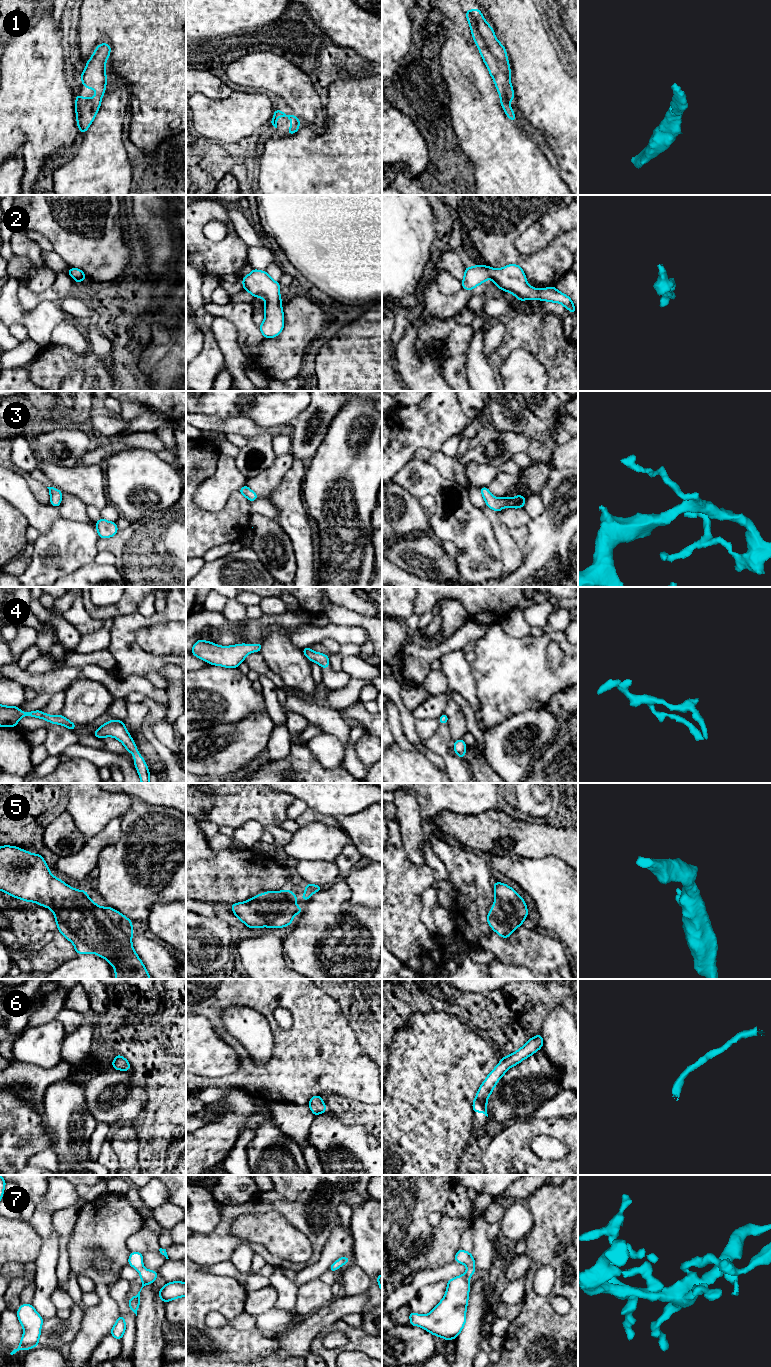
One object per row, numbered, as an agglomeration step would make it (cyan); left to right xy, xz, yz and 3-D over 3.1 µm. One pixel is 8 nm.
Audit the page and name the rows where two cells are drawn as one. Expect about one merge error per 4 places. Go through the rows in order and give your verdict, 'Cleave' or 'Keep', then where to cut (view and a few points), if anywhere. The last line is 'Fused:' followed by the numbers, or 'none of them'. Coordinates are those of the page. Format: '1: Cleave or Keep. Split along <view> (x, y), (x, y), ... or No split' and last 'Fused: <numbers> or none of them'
1: Keep. No split
2: Keep. No split
3: Keep. No split
4: Keep. No split
5: Keep. No split
6: Keep. No split
7: Keep. No split
Fused: none of them

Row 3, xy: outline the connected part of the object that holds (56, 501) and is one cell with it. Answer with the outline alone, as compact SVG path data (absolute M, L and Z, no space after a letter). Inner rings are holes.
M47 487L50 492L50 504L55 507L59 507L62 500L62 492L54 487Z

